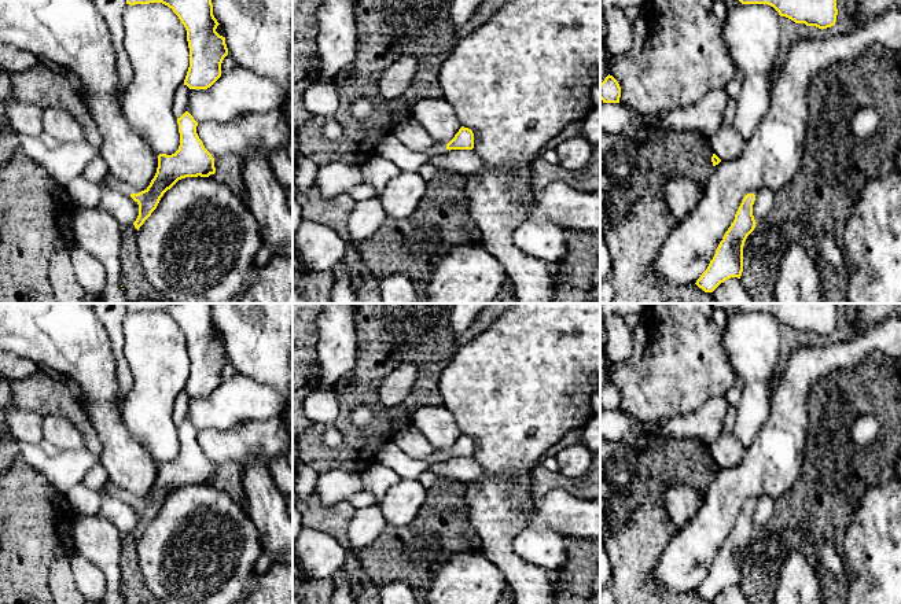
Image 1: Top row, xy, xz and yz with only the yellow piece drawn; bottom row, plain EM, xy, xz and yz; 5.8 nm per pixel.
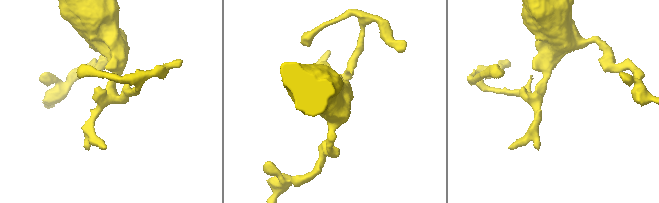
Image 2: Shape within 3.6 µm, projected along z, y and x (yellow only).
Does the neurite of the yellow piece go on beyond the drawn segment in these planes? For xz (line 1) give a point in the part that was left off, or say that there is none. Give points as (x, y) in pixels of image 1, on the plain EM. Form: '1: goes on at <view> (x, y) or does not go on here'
1: does not go on here

